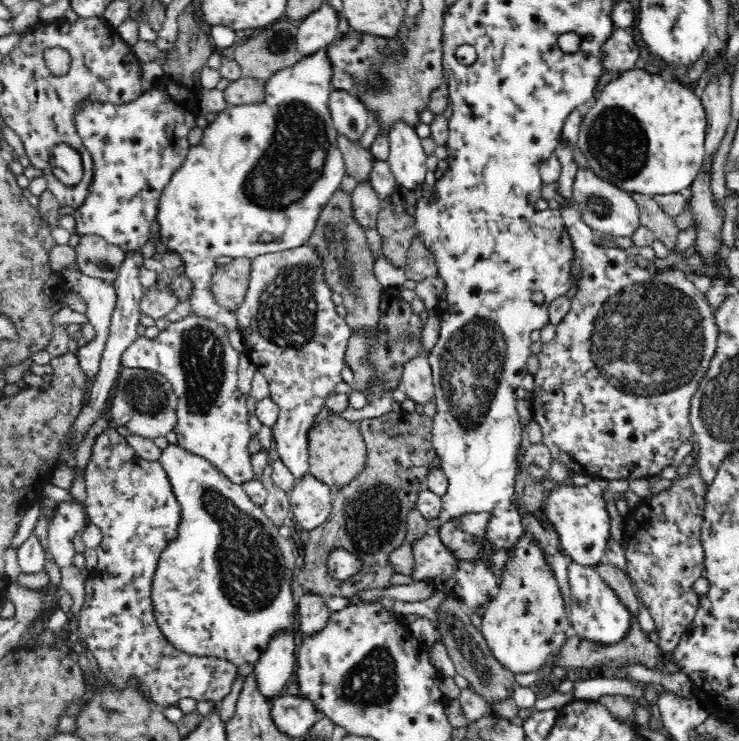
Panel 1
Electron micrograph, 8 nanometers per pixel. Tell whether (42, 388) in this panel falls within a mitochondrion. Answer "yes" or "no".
no

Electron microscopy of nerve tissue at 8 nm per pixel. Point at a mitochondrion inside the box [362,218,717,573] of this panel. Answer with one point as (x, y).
(646, 345)

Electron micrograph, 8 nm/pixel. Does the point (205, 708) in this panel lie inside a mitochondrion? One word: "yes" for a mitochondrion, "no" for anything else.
no

